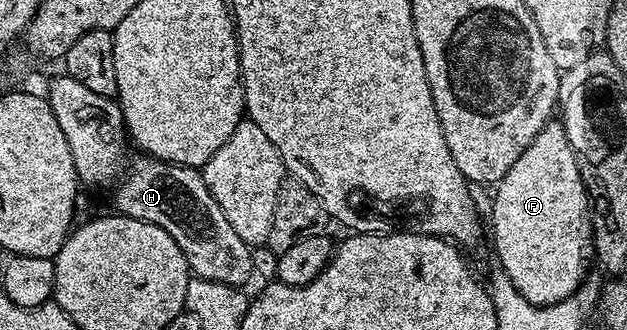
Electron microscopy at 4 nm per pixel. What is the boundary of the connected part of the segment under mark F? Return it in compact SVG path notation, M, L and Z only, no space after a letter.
M543 132L536 136L536 140L532 140L532 144L528 144L528 148L524 148L524 152L520 156L520 160L516 160L516 164L512 164L512 168L508 168L508 172L503 176L501 182L497 183L496 189L498 190L494 194L494 211L490 214L490 222L488 218L488 226L494 229L494 250L498 253L497 262L500 268L504 272L508 272L508 280L512 280L512 284L516 288L516 292L520 292L520 296L524 296L524 300L528 300L528 304L536 304L537 306L551 306L557 302L562 302L565 298L571 298L578 290L582 289L584 283L587 281L586 269L590 266L590 258L592 262L592 255L594 254L594 239L592 237L592 199L589 194L586 193L586 185L582 182L582 173L578 167L578 155L575 154L572 144L568 144L568 136L561 132L555 132L555 134L550 134L551 132Z

